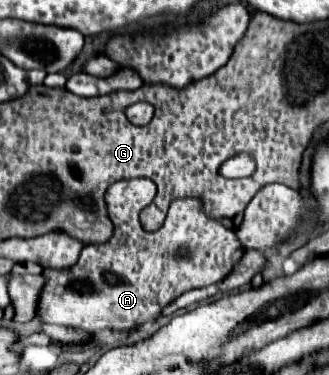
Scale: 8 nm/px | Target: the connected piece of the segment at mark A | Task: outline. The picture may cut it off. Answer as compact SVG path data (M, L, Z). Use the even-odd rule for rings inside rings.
M146 178L120 180L106 190L106 208L114 224L114 234L104 244L84 246L74 266L62 268L62 270L48 268L42 272L46 278L46 284L42 286L40 300L36 306L36 318L40 322L82 328L90 334L104 328L126 332L140 324L156 320L162 308L170 304L174 298L178 298L180 294L192 288L204 288L204 286L216 284L226 274L230 274L230 268L240 260L240 256L244 254L244 248L242 244L238 244L234 230L228 230L216 220L204 216L198 200L188 200L188 198L174 200L164 224L158 230L146 232L142 228L138 214L152 202L156 193L156 185Z

